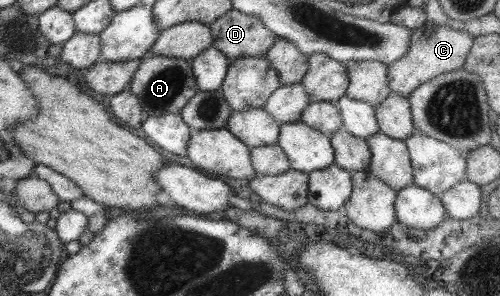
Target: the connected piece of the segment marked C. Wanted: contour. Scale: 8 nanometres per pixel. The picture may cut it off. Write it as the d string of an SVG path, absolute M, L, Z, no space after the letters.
M425 22L413 29L408 51L399 60L387 64L386 77L390 92L408 97L420 84L445 72L459 70L472 44L473 36L447 26Z

